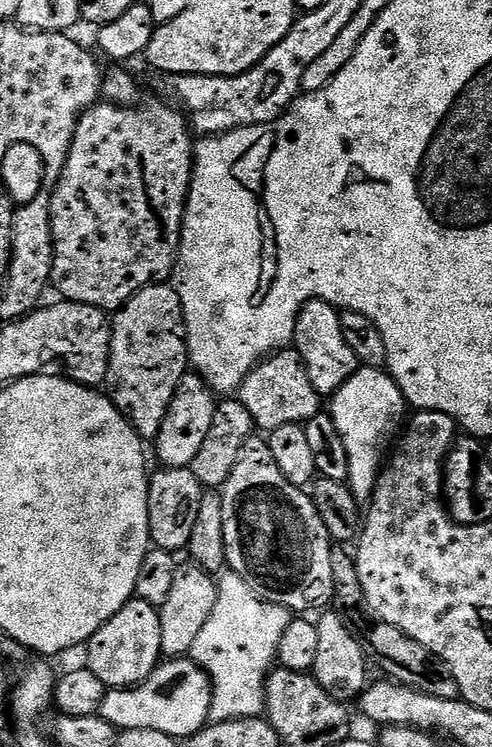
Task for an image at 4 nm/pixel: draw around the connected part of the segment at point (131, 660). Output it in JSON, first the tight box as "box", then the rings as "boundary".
{"box":[86,600,162,689],"boundary":[[[129,600],[106,626],[102,626],[86,645],[86,667],[104,683],[105,689],[132,688],[150,678],[162,660],[162,622],[159,611],[146,602]]]}

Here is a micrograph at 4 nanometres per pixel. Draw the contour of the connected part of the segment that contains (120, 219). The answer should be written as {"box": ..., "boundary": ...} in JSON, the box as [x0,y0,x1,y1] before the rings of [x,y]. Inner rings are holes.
{"box":[50,100,194,310],"boundary":[[[156,100],[149,108],[120,108],[116,104],[97,102],[85,110],[76,123],[76,133],[66,158],[66,166],[56,183],[50,202],[50,226],[52,227],[52,278],[51,287],[56,287],[57,297],[78,302],[86,306],[115,310],[121,304],[147,288],[149,284],[167,281],[176,266],[176,254],[180,251],[180,231],[184,221],[184,210],[188,207],[188,191],[194,182],[194,132],[190,120],[179,107]]]}

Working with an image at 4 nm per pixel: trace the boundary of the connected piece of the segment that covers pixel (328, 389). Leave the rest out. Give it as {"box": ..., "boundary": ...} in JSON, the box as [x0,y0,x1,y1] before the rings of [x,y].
{"box":[294,300,362,398],"boundary":[[[325,300],[306,302],[306,306],[298,314],[294,347],[302,362],[306,362],[306,374],[310,374],[310,383],[322,398],[332,397],[362,367],[358,354],[350,350],[350,345],[342,335],[340,312]]]}

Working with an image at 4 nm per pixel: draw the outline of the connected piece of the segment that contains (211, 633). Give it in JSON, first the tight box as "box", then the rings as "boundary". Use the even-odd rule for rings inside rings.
{"box":[190,571,293,723],"boundary":[[[234,571],[219,577],[216,601],[190,659],[212,680],[212,717],[215,723],[254,720],[266,712],[264,691],[268,673],[277,663],[279,643],[293,620],[287,608],[266,602]]]}

